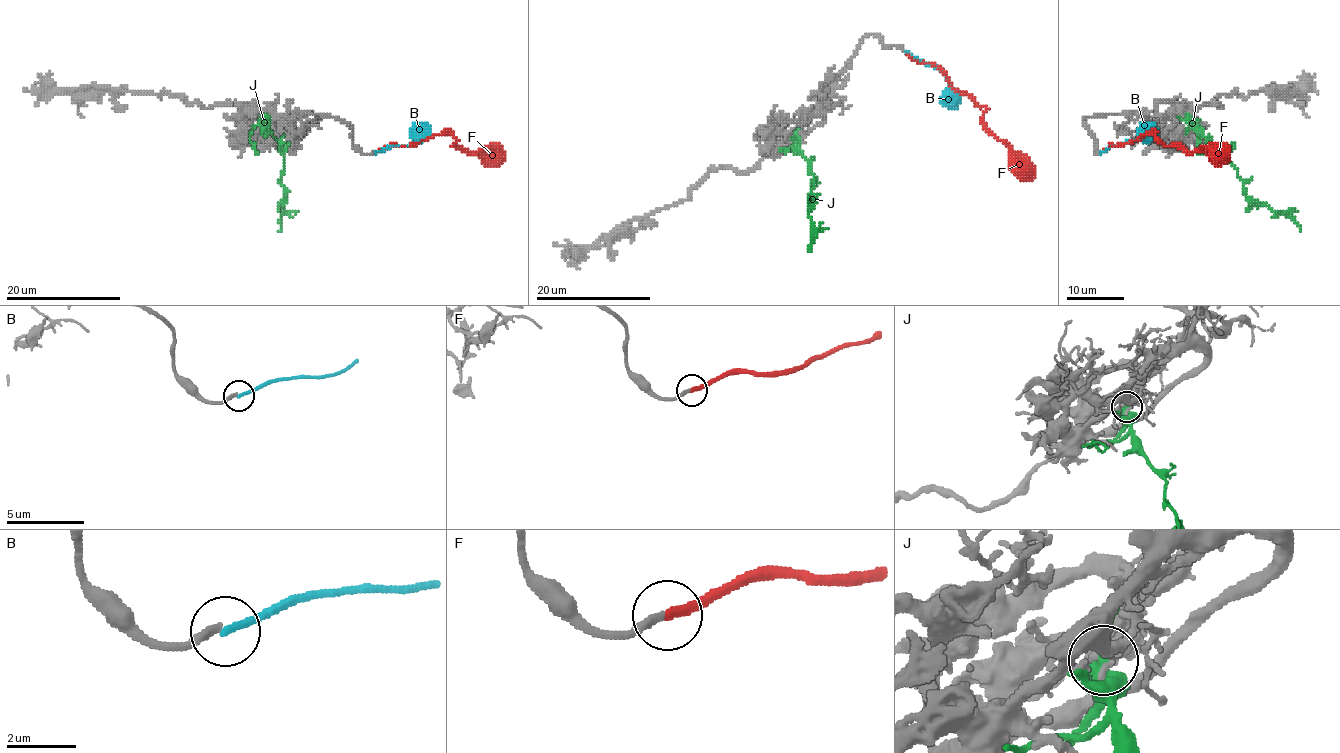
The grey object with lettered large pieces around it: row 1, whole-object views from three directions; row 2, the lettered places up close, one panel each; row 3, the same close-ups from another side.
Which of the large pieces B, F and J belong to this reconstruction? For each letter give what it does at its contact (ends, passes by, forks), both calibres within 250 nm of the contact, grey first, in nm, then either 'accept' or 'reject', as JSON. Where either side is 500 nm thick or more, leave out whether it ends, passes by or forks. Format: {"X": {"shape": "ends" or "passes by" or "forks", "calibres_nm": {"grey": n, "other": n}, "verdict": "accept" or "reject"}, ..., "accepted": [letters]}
{"B": {"shape": "ends", "calibres_nm": {"grey": 320, "other": 200}, "verdict": "reject"}, "F": {"shape": "ends", "calibres_nm": {"grey": 280, "other": 260}, "verdict": "accept"}, "J": {"shape": "forks", "calibres_nm": {"grey": 240, "other": 340}, "verdict": "reject"}, "accepted": ["F"]}

